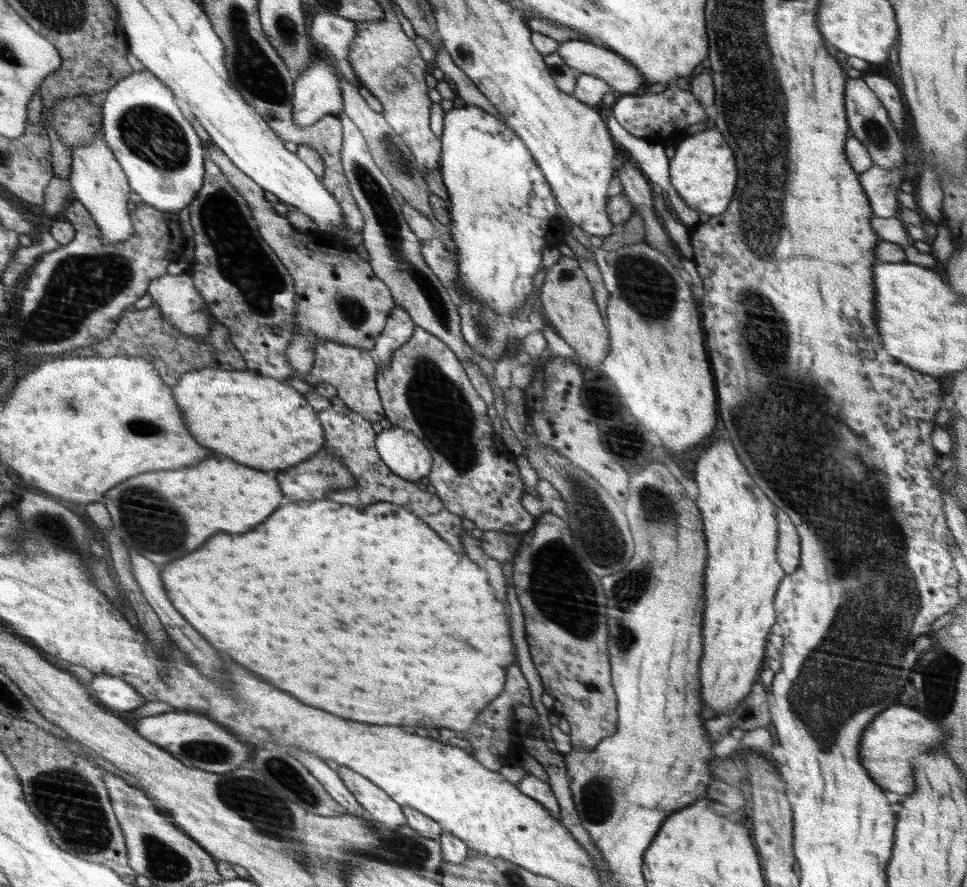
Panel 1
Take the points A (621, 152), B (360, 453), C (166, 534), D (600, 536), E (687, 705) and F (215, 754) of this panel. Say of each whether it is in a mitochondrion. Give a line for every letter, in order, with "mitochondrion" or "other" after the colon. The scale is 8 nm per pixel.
A: other
B: other
C: mitochondrion
D: mitochondrion
E: other
F: mitochondrion

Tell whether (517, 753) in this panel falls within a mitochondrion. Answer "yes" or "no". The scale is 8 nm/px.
no

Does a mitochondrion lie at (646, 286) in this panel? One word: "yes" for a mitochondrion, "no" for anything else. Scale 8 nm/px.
yes

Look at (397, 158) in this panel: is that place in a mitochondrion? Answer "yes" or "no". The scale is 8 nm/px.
yes

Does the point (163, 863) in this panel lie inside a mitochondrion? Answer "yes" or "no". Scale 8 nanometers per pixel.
yes

